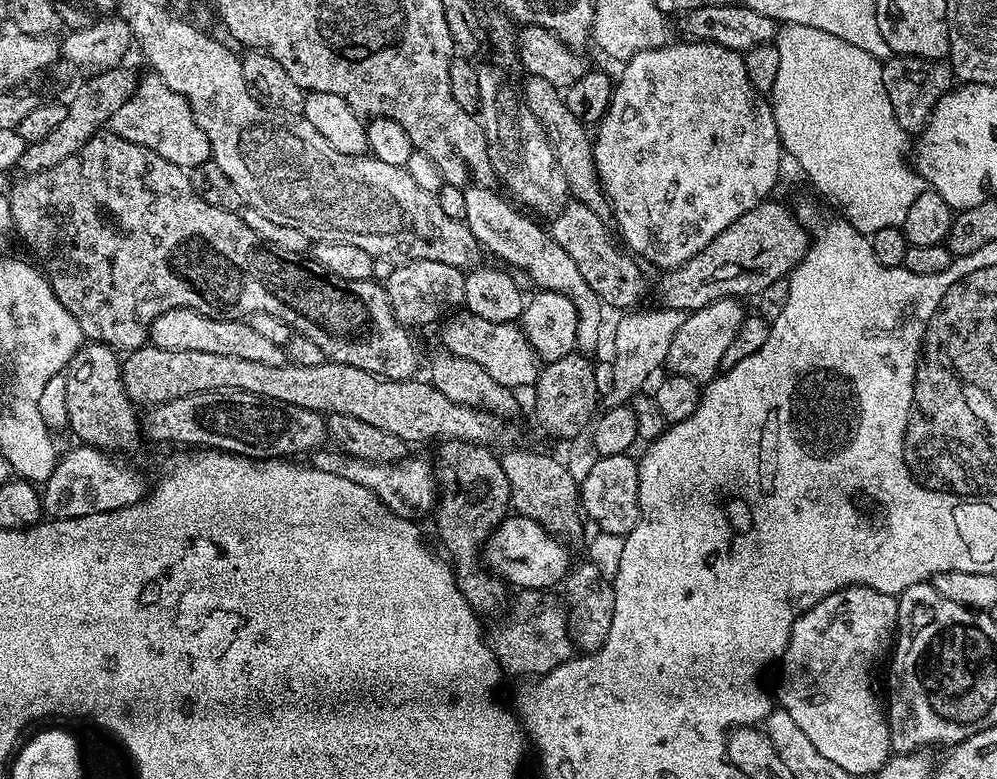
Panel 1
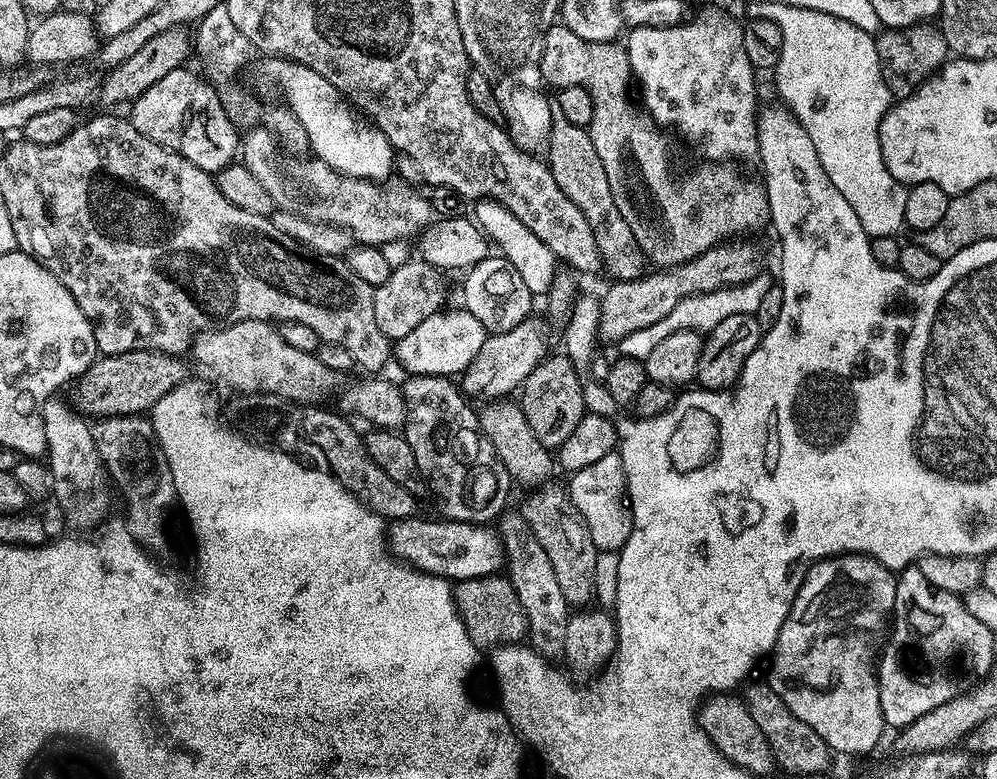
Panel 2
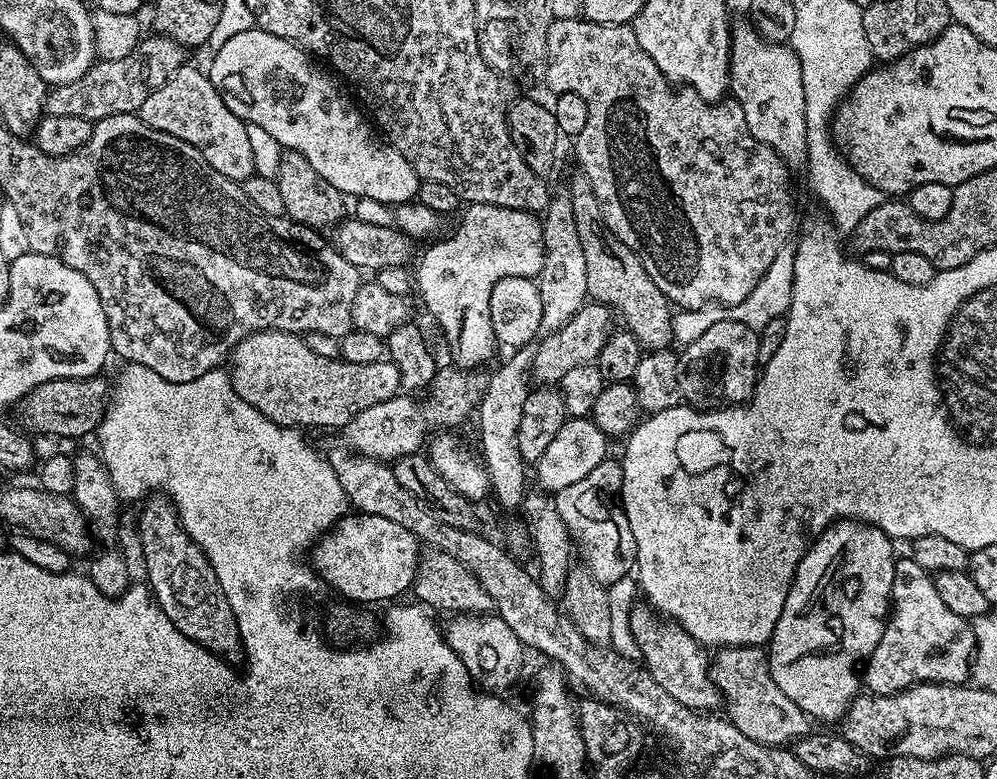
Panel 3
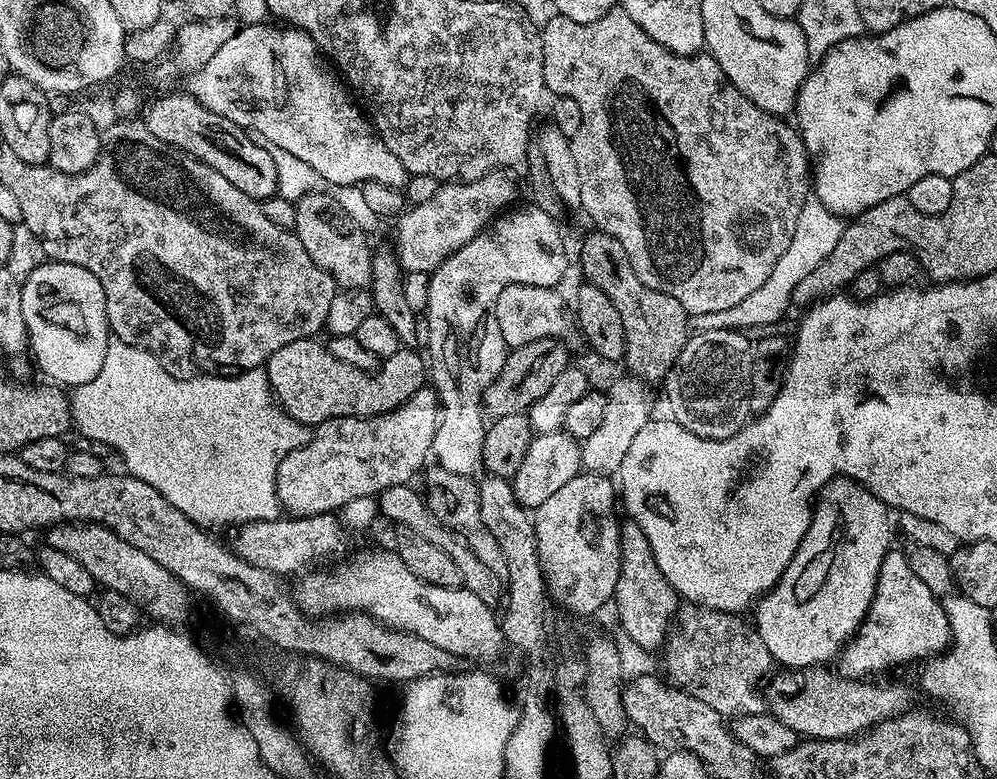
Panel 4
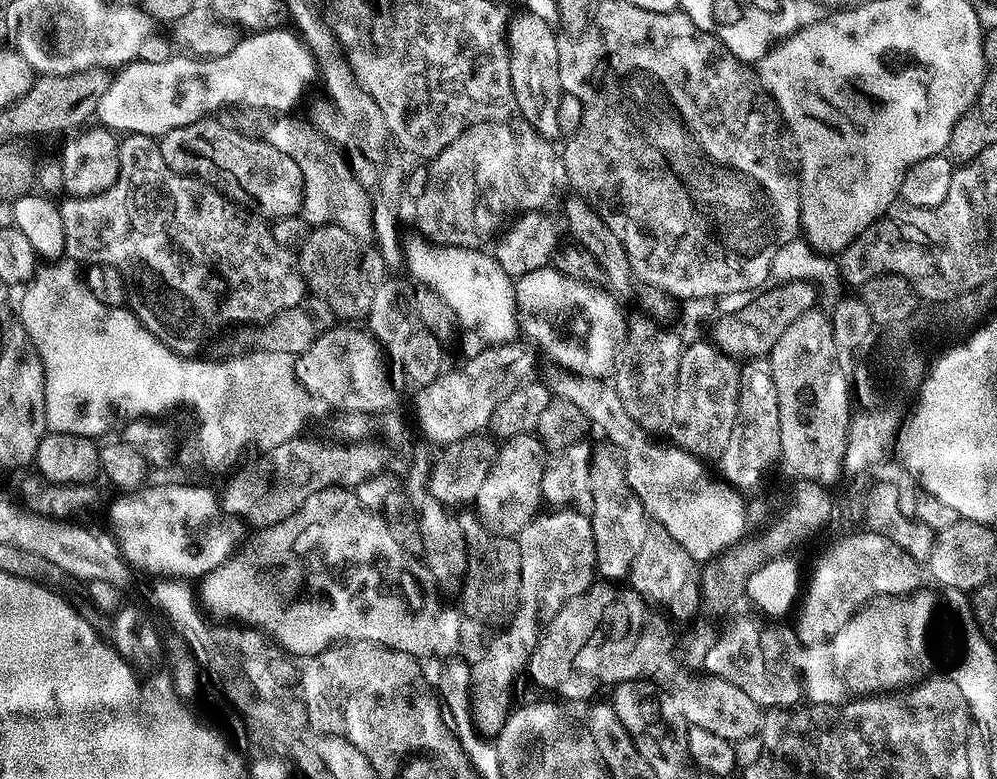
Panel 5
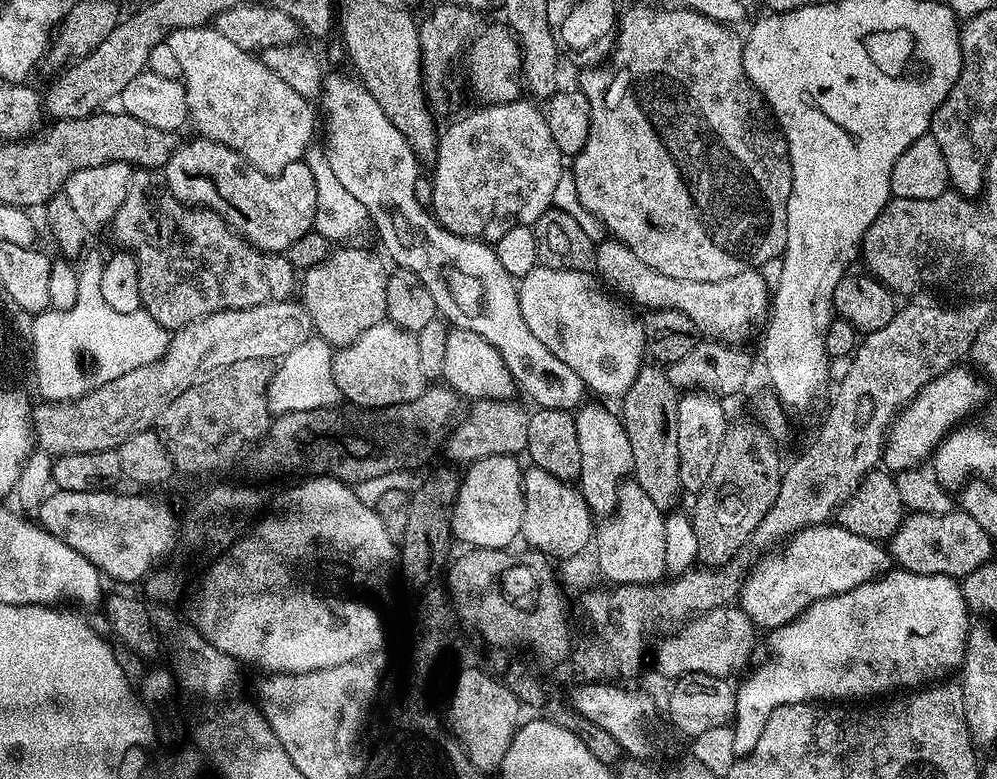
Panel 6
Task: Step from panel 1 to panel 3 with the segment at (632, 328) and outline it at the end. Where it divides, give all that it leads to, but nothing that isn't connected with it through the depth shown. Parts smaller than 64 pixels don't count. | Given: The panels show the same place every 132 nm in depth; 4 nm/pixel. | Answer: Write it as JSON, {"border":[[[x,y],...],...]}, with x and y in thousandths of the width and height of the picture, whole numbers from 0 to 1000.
{"border":[[[787,321],[768,347],[766,356],[752,372],[752,377],[744,388],[739,390],[709,390],[707,395],[688,395],[679,399],[674,407],[674,434],[679,443],[685,444],[696,439],[696,434],[708,429],[712,418],[720,413],[744,413],[753,421],[764,424],[776,408],[781,406],[789,407],[790,394],[794,386],[794,358],[796,357],[796,327],[793,322]]]}

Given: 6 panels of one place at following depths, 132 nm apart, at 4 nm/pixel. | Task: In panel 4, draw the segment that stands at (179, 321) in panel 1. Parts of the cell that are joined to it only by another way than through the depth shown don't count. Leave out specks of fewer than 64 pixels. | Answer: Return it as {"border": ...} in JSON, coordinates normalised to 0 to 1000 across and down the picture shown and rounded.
{"border":[[[310,434],[299,439],[291,439],[287,444],[283,444],[283,449],[279,449],[269,461],[267,487],[277,517],[290,534],[296,537],[299,543],[310,547],[316,547],[344,534],[376,533],[380,528],[381,520],[379,520],[379,508],[374,493],[366,490],[368,487],[362,476],[356,474],[355,470],[348,469],[345,463],[340,463],[329,445],[324,440],[320,442],[319,438],[320,435]]]}

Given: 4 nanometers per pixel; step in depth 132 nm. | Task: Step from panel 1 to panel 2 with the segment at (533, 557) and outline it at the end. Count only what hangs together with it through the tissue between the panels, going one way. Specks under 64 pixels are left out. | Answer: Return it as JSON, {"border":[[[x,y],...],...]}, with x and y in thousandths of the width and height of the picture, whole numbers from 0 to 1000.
{"border":[[[406,665],[390,671],[387,678],[387,698],[392,712],[398,720],[408,721],[416,733],[430,734],[433,739],[443,739],[450,747],[470,745],[476,739],[492,739],[504,729],[506,706],[502,701],[502,689],[492,677],[464,673],[461,668],[412,668]]]}

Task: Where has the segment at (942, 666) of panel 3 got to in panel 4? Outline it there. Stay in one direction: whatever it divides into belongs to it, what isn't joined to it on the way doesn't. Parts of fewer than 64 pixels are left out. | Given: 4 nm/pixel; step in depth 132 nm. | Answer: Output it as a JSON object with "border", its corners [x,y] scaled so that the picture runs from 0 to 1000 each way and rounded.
{"border":[[[892,706],[883,728],[883,741],[879,748],[879,761],[875,777],[871,779],[871,792],[863,802],[863,810],[843,833],[838,849],[838,861],[851,873],[867,873],[874,863],[887,863],[898,852],[915,852],[918,847],[930,849],[936,842],[951,834],[955,825],[951,791],[947,787],[944,766],[938,765],[929,751],[921,743],[921,737],[913,732],[913,721],[906,707]]]}

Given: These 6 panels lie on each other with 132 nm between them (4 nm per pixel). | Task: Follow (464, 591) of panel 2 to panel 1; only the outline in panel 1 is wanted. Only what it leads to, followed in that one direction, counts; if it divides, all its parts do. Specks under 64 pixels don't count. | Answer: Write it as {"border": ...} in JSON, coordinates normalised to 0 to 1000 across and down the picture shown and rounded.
{"border":[[[522,757],[517,761],[518,777],[505,792],[506,797],[494,809],[493,816],[488,818],[488,824],[493,831],[493,838],[497,841],[498,850],[507,864],[515,863],[518,868],[532,868],[541,870],[546,864],[556,860],[562,852],[568,851],[576,841],[576,825],[570,811],[570,787],[567,777],[554,766],[550,757]]]}

